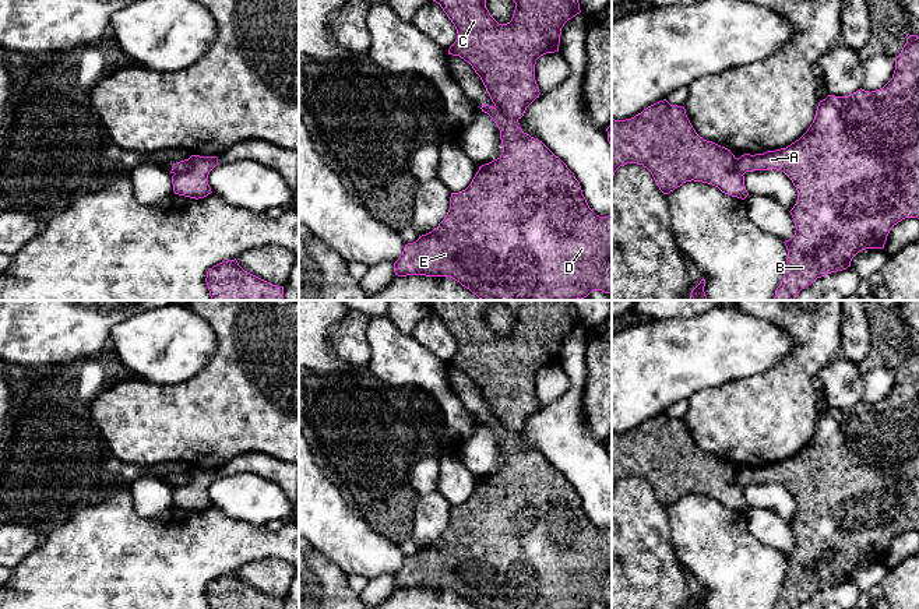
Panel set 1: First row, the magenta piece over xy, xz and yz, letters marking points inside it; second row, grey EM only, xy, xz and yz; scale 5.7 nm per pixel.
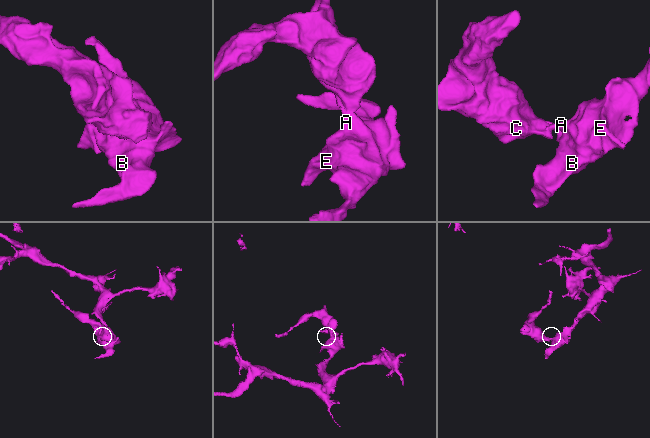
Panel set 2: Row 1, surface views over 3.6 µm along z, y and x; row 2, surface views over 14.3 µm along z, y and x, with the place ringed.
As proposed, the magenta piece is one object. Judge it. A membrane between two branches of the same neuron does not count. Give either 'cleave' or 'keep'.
cleave

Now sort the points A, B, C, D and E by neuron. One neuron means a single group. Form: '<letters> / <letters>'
A B D E / C

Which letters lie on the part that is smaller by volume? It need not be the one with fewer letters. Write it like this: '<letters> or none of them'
C

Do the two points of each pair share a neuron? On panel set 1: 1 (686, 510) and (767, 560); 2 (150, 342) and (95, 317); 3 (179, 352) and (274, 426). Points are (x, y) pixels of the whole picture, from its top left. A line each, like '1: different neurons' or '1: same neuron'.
1: same neuron
2: different neurons
3: different neurons

